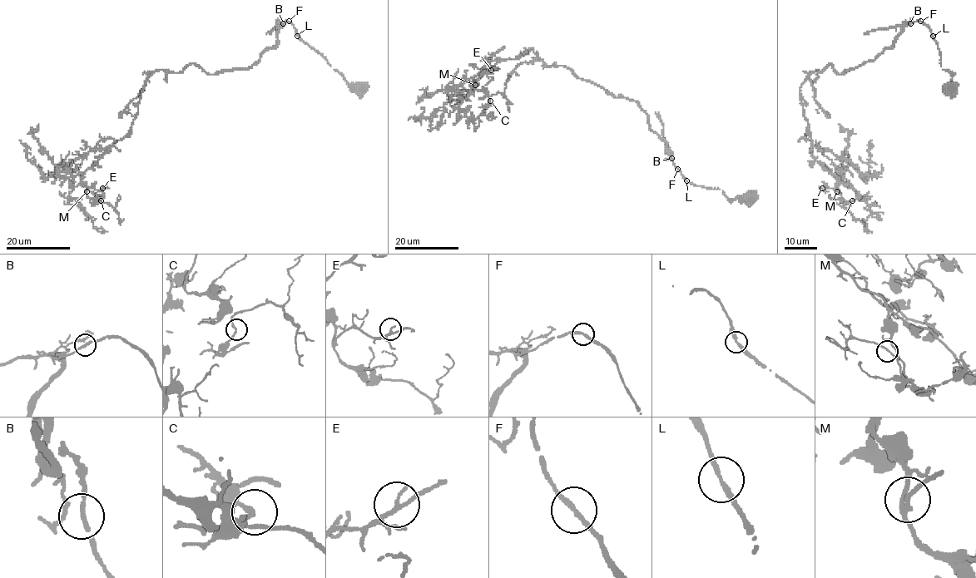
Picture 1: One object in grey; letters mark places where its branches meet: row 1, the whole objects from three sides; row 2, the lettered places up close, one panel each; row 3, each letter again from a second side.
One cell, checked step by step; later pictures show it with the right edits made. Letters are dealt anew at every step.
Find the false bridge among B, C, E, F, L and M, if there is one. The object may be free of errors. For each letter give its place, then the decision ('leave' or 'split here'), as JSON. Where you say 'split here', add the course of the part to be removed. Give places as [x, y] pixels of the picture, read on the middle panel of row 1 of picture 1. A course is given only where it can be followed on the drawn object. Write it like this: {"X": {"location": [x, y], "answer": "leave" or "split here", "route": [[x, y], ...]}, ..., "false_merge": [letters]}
{"B": {"location": [671, 158], "answer": "leave"}, "C": {"location": [490, 101], "answer": "leave"}, "E": {"location": [491, 70], "answer": "leave"}, "F": {"location": [677, 169], "answer": "leave"}, "L": {"location": [686, 180], "answer": "leave"}, "M": {"location": [475, 85], "answer": "leave"}, "false_merge": []}

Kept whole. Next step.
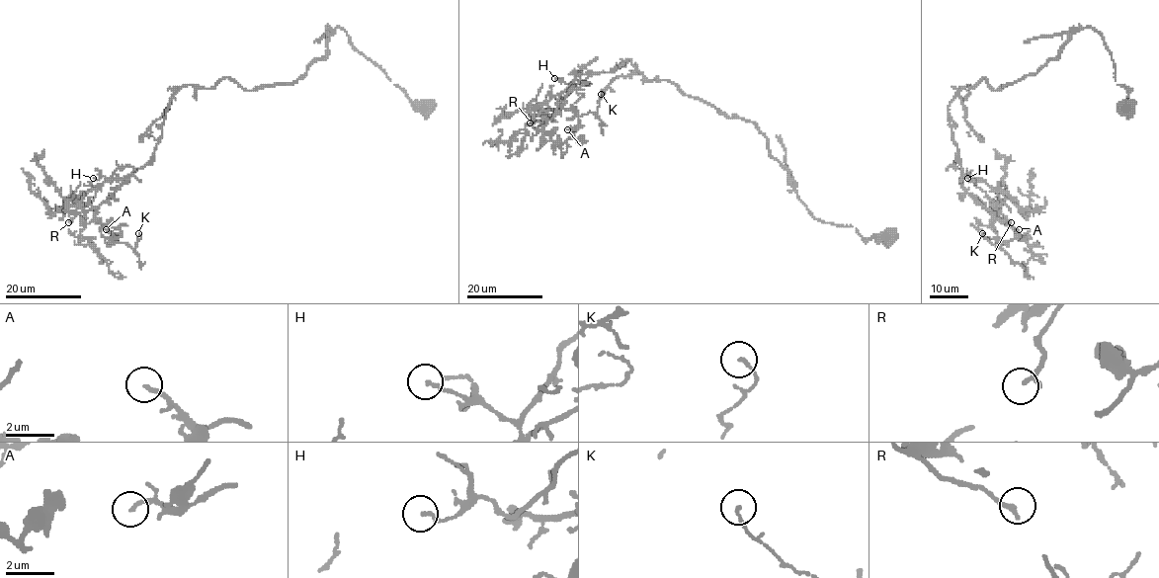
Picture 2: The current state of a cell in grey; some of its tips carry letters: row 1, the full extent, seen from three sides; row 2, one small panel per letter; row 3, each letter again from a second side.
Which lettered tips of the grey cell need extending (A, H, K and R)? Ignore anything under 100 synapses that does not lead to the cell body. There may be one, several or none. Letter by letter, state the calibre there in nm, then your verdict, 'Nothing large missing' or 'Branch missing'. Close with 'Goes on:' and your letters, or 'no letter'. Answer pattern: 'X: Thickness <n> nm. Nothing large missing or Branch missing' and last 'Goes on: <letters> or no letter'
A: Thickness 140 nm. Branch missing
H: Thickness 120 nm. Nothing large missing
K: Thickness 120 nm. Nothing large missing
R: Thickness 200 nm. Nothing large missing
Goes on: A

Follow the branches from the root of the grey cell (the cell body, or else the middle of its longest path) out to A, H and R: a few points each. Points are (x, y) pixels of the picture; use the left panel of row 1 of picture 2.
A: (425, 107), (340, 27), (290, 83), (182, 86), (154, 156), (95, 211), (116, 242), (106, 229)
H: (425, 107), (337, 27), (326, 54), (290, 83), (182, 86), (154, 156), (121, 178), (93, 178)
R: (425, 107), (337, 27), (326, 54), (290, 83), (182, 86), (154, 156), (68, 222)

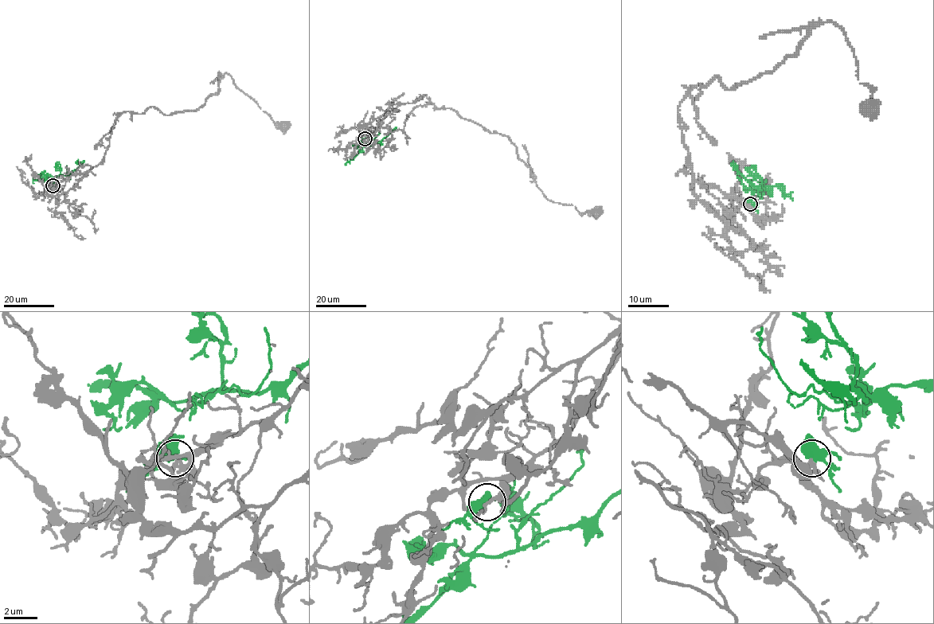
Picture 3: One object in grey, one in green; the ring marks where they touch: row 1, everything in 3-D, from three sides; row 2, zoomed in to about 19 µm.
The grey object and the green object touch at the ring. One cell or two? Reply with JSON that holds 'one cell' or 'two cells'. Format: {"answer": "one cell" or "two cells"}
{"answer": "one cell"}

